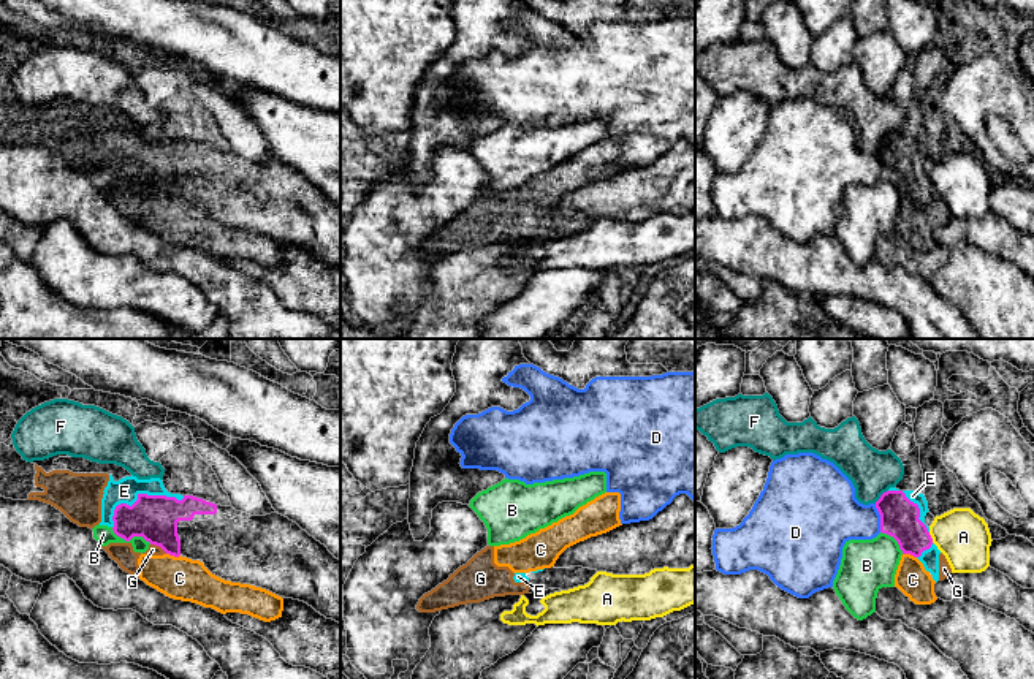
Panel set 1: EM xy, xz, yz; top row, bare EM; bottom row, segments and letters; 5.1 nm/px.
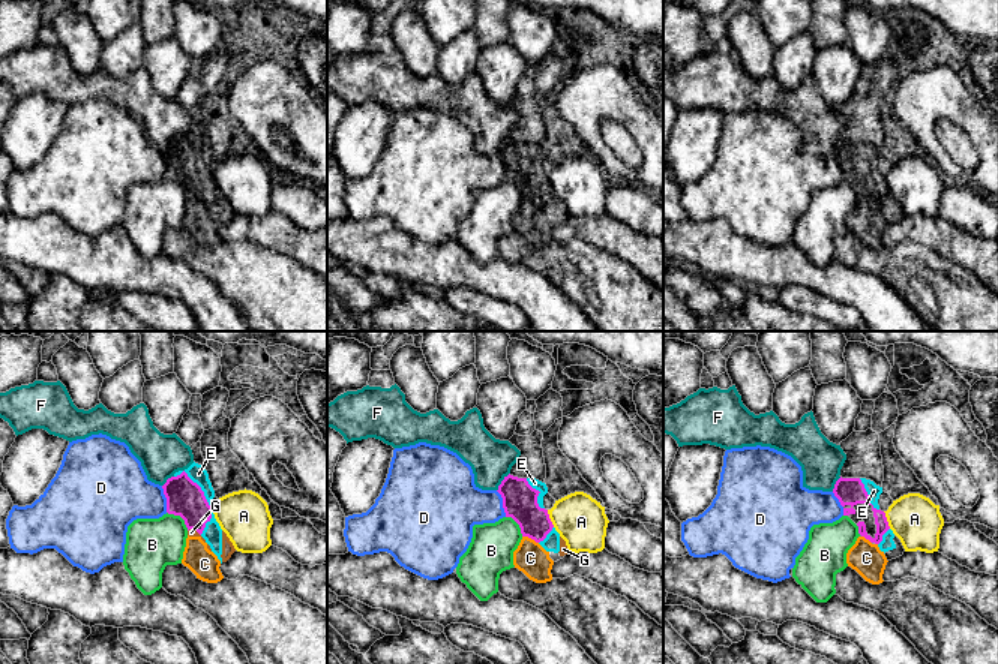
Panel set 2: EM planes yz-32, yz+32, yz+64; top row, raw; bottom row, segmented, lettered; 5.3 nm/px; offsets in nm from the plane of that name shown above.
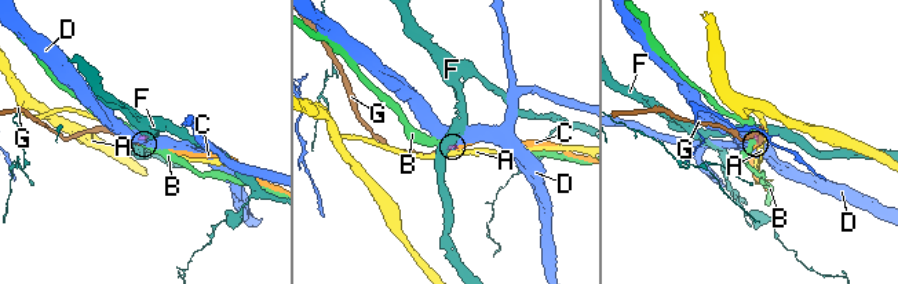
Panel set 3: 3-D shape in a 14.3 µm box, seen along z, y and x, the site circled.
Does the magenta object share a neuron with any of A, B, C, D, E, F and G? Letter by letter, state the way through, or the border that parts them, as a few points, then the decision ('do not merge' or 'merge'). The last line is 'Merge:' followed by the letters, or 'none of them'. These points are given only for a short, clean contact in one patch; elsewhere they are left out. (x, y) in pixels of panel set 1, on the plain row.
A: border yz (928, 178), (933, 187); do not merge
B: border xy (111, 173), (125, 185), (143, 182), (151, 189); do not merge
C: border xy (167, 198), (179, 201); do not merge
D: border yz (874, 149), (879, 159), (881, 176); do not merge
E: merge
F: border yz (887, 135), (874, 147); do not merge
G: border xy (151, 189), (167, 198); do not merge
Merge: E

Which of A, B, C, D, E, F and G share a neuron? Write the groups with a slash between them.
A / B / C G / D / E / F

